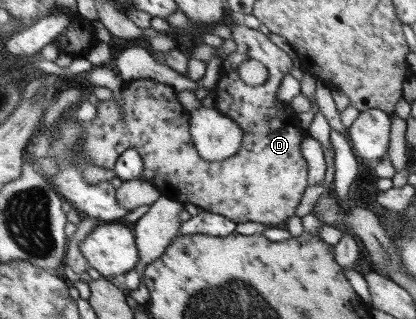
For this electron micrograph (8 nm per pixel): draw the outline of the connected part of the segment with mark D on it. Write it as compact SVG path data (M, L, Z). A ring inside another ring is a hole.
M242 22L236 26L232 25L231 30L236 50L223 60L220 78L214 90L217 109L236 121L242 129L244 136L240 150L236 154L216 162L204 160L192 143L190 115L178 101L177 92L171 85L150 78L126 81L120 90L119 98L112 97L111 100L99 101L96 117L86 122L80 120L82 136L78 142L78 151L86 155L90 165L114 169L116 160L126 149L136 149L144 163L144 172L140 174L140 180L152 183L163 197L172 198L184 205L193 203L207 212L227 217L239 226L244 226L246 222L256 222L272 227L286 222L290 216L295 215L296 208L309 186L308 164L300 147L308 130L302 128L298 115L292 112L292 108L288 108L292 103L282 105L276 100L282 78L299 63L291 59L268 38L268 35L259 30L250 29ZM248 59L256 59L266 66L268 70L266 83L252 87L240 79L238 66Z

